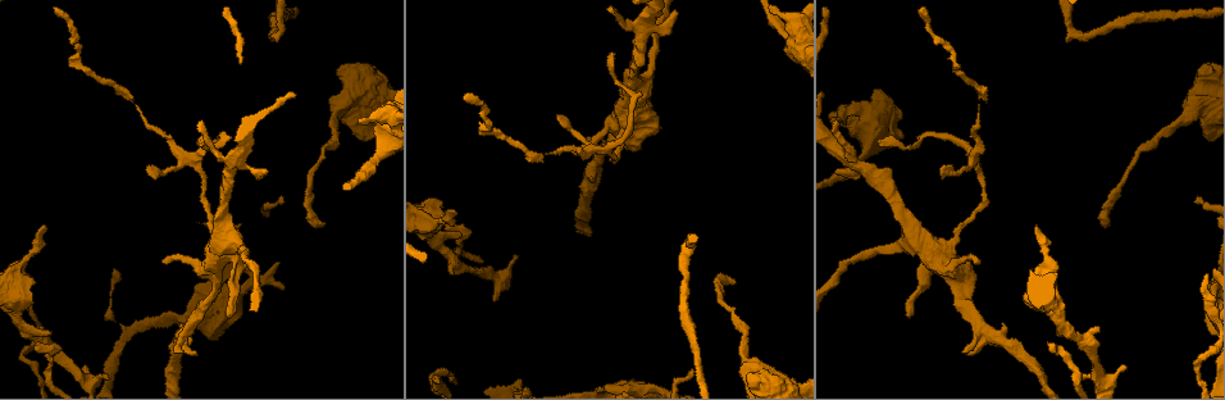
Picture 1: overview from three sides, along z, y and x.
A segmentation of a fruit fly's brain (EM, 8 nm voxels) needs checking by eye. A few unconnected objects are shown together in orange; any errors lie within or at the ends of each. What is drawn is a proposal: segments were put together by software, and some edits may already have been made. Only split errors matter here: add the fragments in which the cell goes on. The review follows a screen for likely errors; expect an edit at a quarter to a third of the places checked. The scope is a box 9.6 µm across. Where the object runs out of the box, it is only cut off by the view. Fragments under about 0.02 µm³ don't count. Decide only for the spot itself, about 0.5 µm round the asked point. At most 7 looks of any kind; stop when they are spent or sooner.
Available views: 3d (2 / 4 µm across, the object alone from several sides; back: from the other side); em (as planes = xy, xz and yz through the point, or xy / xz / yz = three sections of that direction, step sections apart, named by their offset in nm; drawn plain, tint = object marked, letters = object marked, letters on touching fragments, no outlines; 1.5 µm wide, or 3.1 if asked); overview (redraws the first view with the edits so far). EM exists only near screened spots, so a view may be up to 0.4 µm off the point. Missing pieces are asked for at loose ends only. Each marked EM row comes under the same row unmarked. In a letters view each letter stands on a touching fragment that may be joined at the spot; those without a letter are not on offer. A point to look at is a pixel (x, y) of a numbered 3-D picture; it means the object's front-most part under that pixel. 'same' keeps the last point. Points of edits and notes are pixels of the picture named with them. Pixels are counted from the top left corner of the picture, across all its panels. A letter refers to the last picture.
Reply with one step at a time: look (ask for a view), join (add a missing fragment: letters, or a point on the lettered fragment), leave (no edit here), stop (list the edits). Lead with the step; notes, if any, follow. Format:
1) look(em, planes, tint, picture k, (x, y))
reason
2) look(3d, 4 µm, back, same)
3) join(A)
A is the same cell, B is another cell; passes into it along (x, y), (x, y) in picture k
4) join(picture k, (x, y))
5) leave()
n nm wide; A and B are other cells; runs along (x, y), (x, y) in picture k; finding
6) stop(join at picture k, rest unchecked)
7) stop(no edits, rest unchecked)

look(3d, 4 µm, picture 1, (199, 122))
tapers out

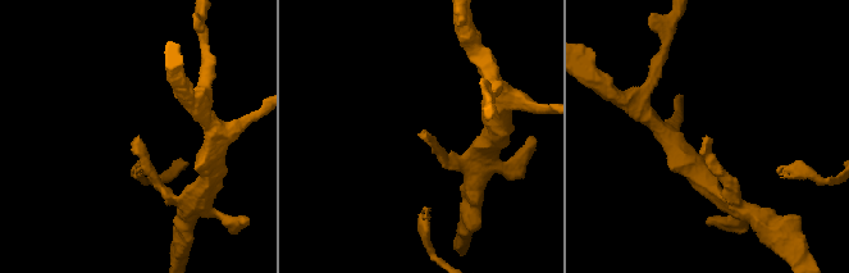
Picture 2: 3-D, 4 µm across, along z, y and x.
look(em, planes, letters, picture 2, (710, 140))

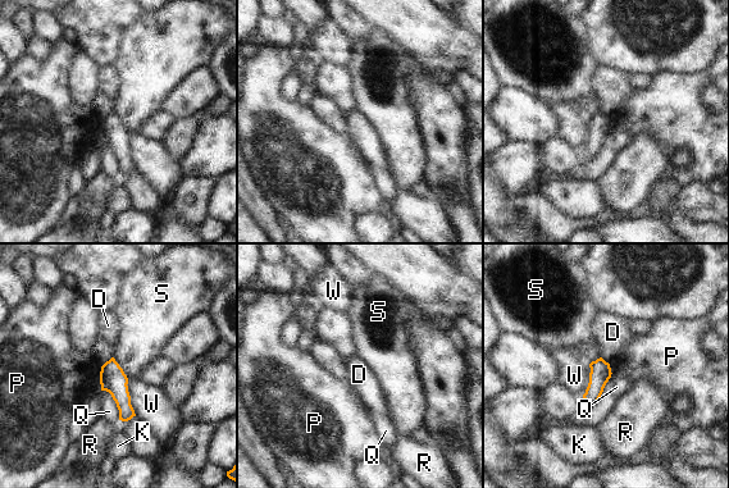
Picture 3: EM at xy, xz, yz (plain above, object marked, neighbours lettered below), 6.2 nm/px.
leave()
130 nm wide; D, K, P, Q, R, S and W are other cells; border along (101, 366), (99, 381) in picture 3; none of them fits

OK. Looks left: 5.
look(em, xy, step 8, letters, picture 1, (1037, 226))
an open end

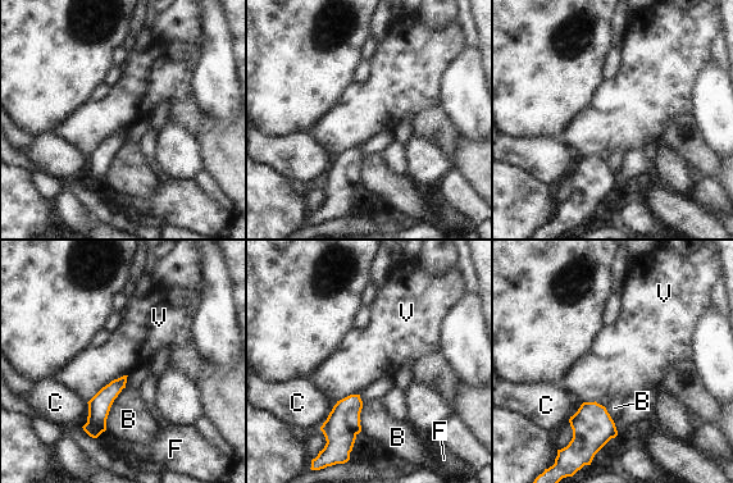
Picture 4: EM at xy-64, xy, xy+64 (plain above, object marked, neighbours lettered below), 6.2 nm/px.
look(em, planes, letters, same)
cut it another way

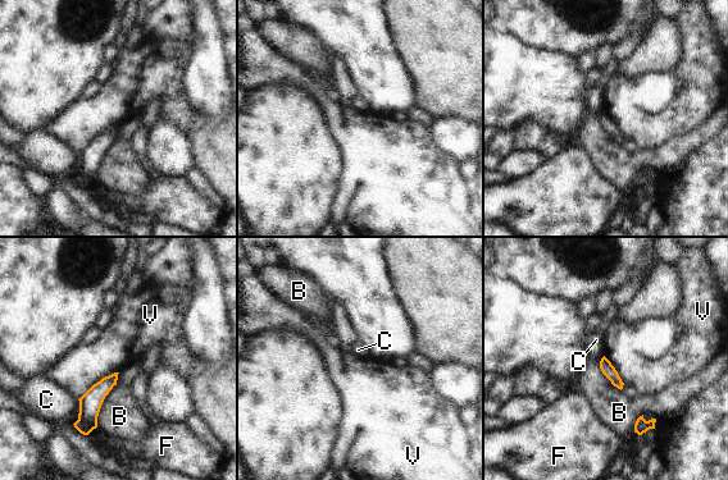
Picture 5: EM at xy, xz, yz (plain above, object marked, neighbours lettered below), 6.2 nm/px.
leave()
B, C, F and V are other cells; border along (117, 384), (101, 405), (96, 426) in picture 5; no lettered fragment goes on from it

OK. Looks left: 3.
look(em, yz, step 4, letters, picture 1, (1106, 224))
long arm stops here

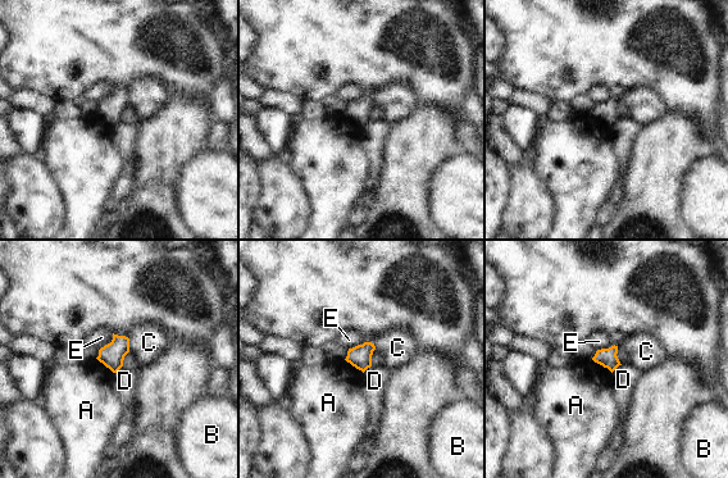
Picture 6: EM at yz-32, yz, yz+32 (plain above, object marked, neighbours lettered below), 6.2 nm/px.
look(em, planes, letters, same)
cut it another way

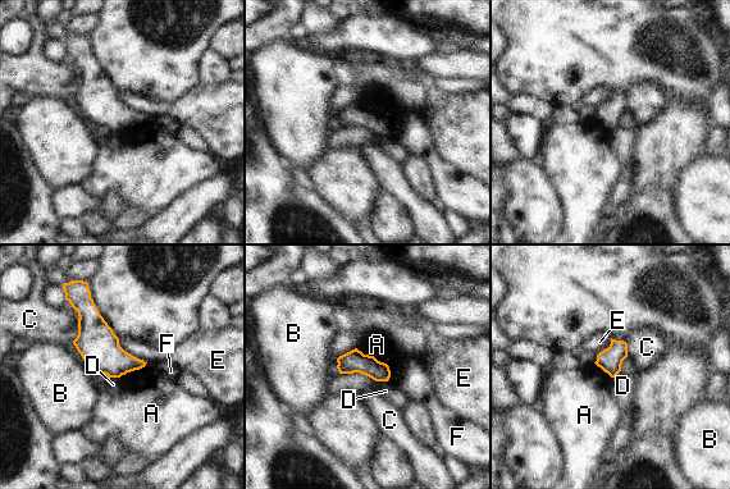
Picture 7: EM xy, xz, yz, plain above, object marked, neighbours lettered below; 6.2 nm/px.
leave()
140 nm wide; A, B, C, D, E and F are other cells; no lettered fragment goes on from it

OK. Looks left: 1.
stop(no edits, rest unchecked)

